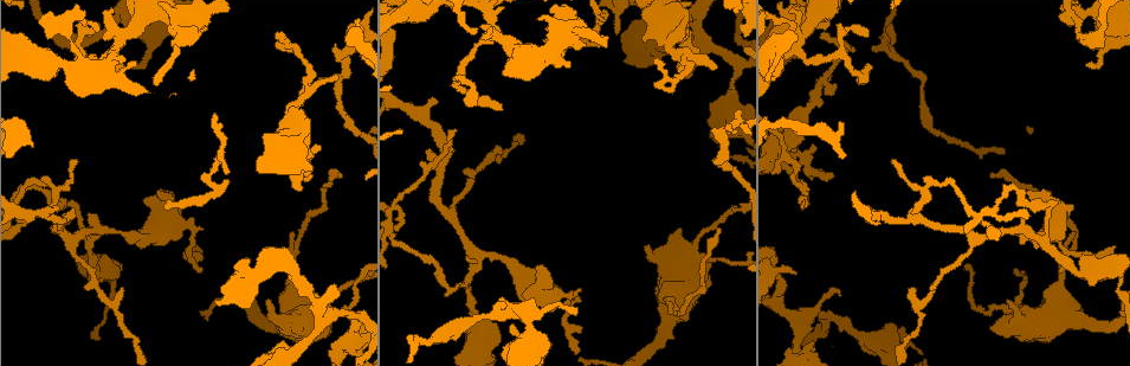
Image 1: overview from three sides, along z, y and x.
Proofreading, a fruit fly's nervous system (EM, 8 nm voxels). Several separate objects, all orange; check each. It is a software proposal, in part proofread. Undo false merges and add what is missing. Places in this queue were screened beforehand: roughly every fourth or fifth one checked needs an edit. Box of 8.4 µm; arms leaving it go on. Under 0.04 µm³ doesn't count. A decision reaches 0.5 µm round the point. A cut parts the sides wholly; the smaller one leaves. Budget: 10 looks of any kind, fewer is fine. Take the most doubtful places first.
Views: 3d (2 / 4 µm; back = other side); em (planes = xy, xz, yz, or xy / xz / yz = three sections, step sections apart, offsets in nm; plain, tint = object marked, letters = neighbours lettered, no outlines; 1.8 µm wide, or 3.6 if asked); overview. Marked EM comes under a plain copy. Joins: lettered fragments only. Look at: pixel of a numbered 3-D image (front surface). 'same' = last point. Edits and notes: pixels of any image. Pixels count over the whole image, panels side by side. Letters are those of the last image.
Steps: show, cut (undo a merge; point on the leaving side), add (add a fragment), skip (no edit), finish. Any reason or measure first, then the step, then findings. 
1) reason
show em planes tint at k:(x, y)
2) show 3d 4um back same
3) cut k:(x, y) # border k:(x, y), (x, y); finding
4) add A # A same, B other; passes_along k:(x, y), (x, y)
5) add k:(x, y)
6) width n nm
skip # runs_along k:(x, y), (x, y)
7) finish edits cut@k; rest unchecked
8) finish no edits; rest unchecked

thick end
show em planes letters at 1:(284, 342)

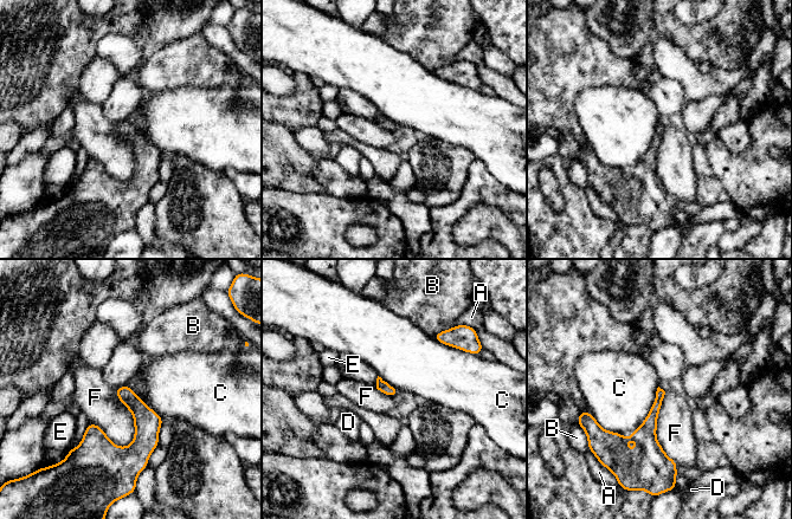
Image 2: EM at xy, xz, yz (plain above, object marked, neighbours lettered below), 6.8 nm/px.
skip # A other, B other, C other, D other, E other, F other; runs_along 2:(126, 389), (142, 443), (123, 462); no lettered fragment goes on from it

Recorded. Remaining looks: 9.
thin neck
show 3d 2um at 1:(473, 262)

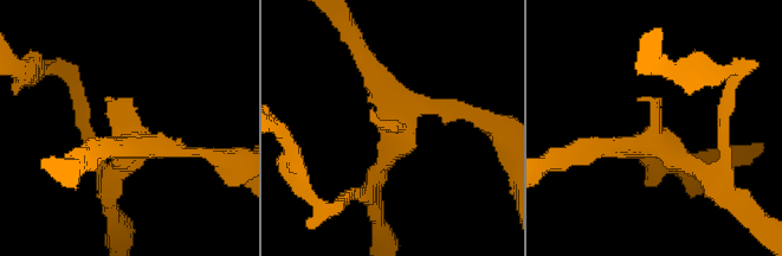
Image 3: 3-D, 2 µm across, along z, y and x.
now the EM
show em planes tint at 3:(388, 137)

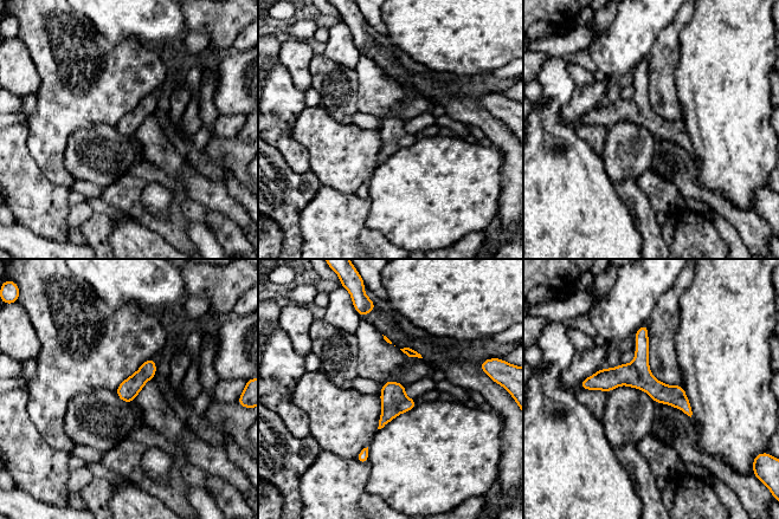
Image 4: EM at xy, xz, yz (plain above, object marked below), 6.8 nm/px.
show em planes letters same

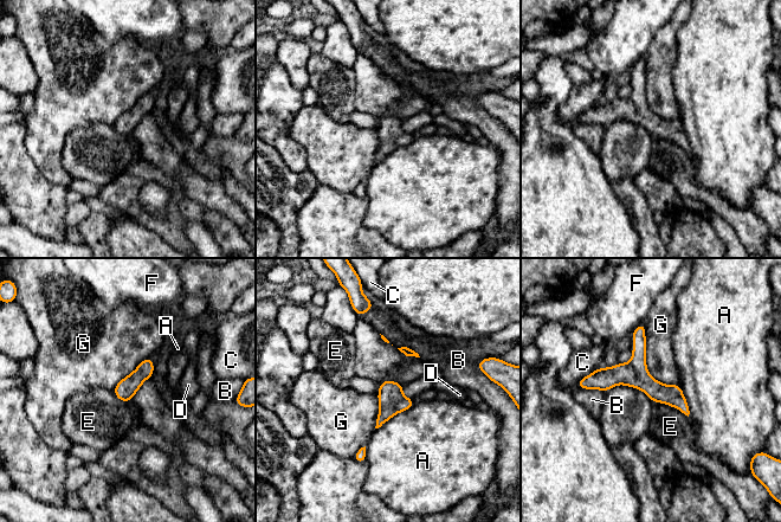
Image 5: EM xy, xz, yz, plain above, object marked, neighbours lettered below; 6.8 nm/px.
width 140 nm
skip # A other, B other, C other, D other, E other, F other, G other; border 5:(644, 323), (647, 372), (678, 385); one cell here

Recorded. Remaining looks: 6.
thick turns thin
show em 3.6um xy step 8 tint at 1:(506, 312)

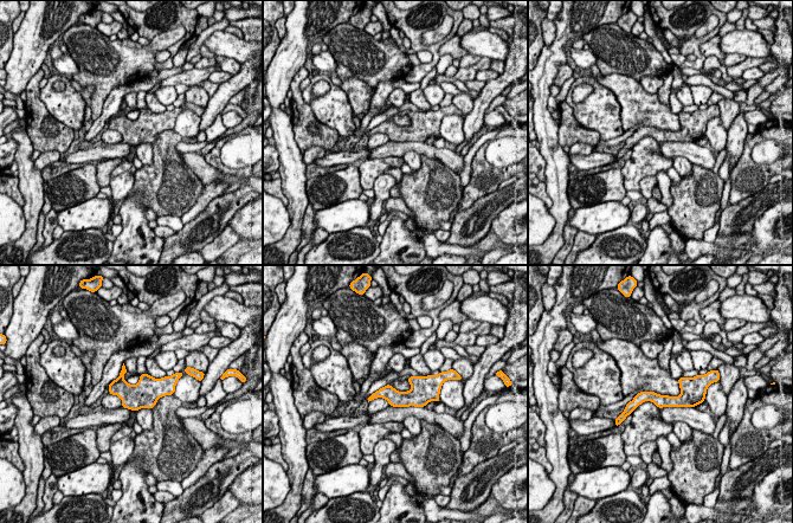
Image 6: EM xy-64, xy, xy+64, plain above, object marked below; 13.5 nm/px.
see the neighbours
show em 3.6um xy step 8 letters same

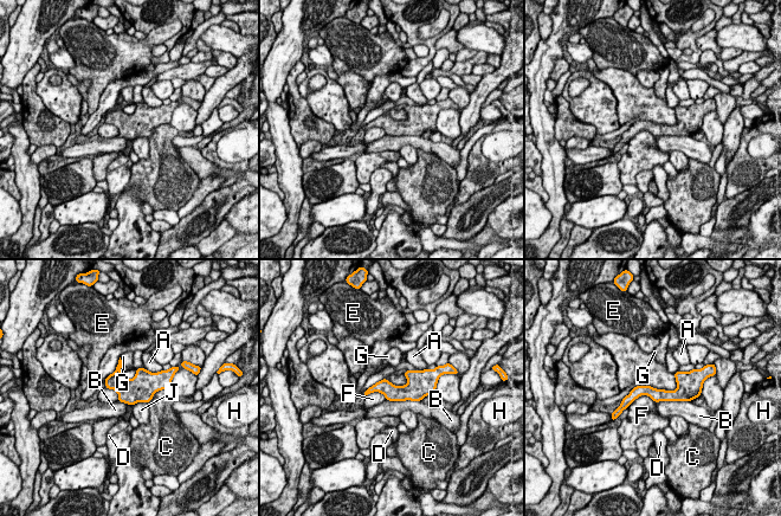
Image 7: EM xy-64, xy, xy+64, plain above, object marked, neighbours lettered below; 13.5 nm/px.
skip # A other, B other, C other, D other, E other, F other, G other, H other, J other; runs_along 7:(689, 381), (676, 394), (636, 392), (625, 402); one cell here

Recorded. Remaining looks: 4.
thin end
show em 3.6um planes letters at 1:(718, 232)

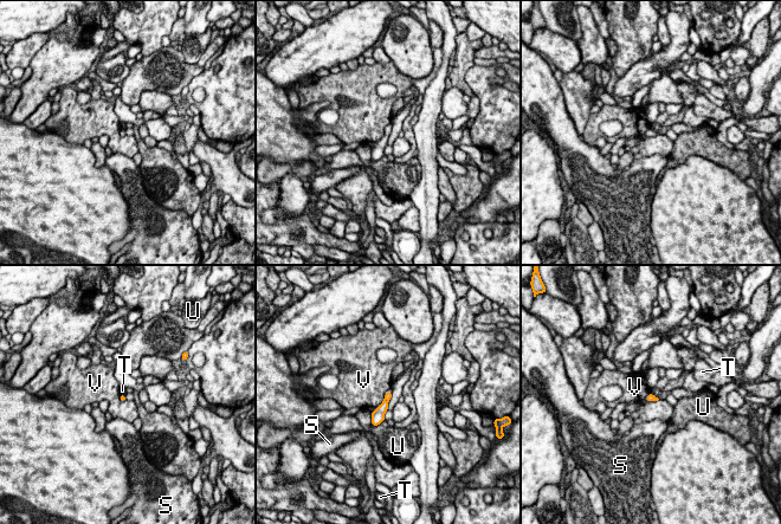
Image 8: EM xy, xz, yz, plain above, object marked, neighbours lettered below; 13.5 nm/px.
longest_contact V 300 nm
skip # S other, T other, U other, V other; border 8:(650, 393), (656, 396); no lettered fragment goes on from it

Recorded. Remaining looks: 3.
finish no edits; rest unchecked

